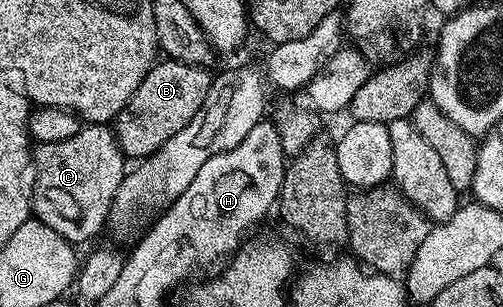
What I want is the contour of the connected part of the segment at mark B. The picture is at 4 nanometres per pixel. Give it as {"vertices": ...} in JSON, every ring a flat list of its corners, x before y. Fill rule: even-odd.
{"vertices":[[159,60,144,75,140,87,128,99,117,117,112,122,118,146,130,159,151,157,157,149,161,149,176,131,184,131,192,119,196,119,204,107,204,99,208,99,212,73,209,68,200,65,189,65,183,61]]}

